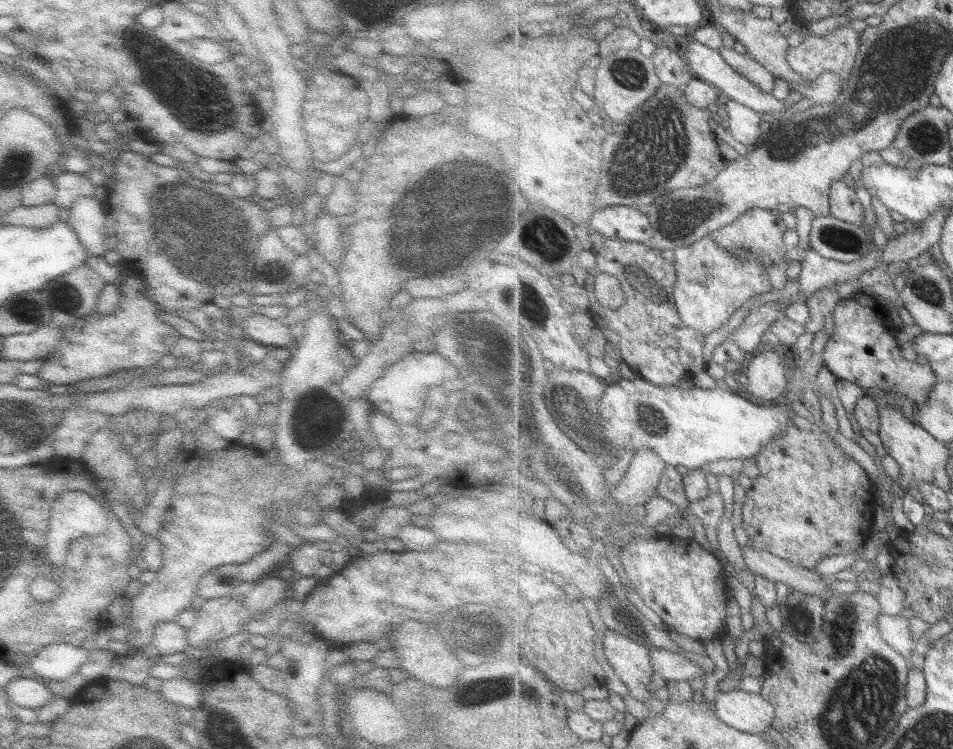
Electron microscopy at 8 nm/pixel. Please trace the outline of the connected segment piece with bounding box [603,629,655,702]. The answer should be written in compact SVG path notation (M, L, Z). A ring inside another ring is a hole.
M607 629L603 641L606 666L627 685L631 700L647 702L647 688L655 669L651 666L651 651L628 636Z

